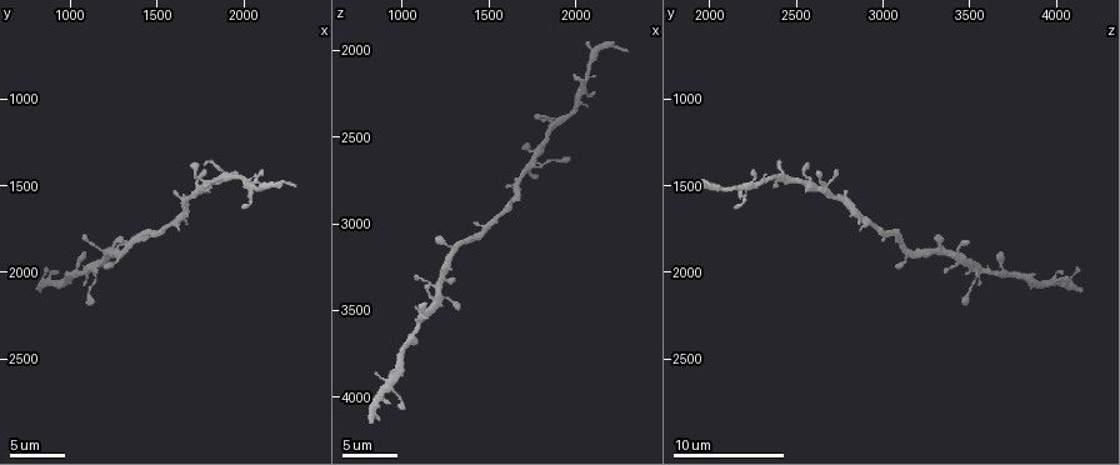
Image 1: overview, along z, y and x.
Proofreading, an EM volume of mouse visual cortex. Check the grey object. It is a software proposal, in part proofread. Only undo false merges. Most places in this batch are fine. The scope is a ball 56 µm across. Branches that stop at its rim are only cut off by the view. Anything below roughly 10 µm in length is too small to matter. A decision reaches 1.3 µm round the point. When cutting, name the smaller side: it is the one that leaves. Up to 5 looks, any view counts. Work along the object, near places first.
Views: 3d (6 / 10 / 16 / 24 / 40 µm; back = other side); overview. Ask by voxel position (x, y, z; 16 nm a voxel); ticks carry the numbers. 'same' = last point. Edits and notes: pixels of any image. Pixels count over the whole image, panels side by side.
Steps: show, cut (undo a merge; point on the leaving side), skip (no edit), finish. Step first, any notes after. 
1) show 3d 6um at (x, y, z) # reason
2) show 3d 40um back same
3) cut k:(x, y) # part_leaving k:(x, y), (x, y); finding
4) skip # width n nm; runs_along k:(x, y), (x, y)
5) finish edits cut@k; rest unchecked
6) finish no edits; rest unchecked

show 3d 16um at (1980, 1460, 2380) # narrows sharply

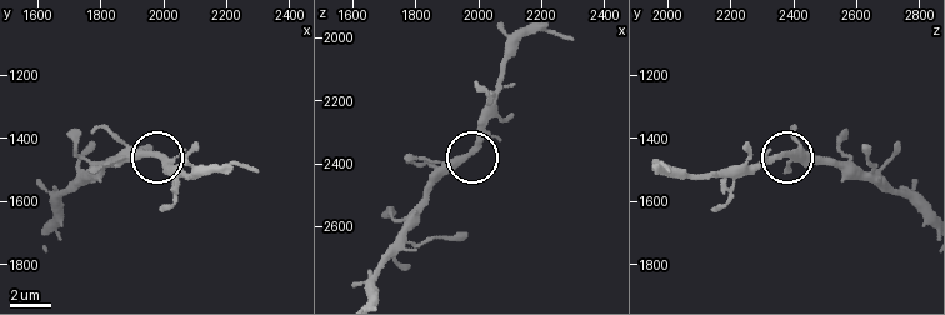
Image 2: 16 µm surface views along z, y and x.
skip # width 310 nm; one neuron here

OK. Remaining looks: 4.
show 3d 16um at (1520, 1780, 2980)

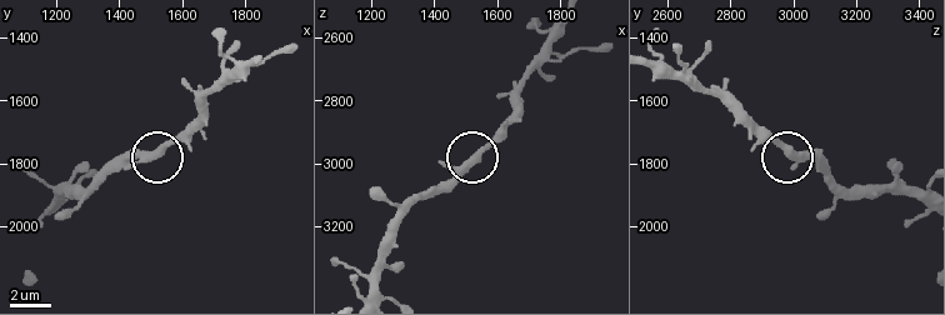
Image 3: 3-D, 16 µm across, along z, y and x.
show 3d 16um back at (1510, 1760, 2990)

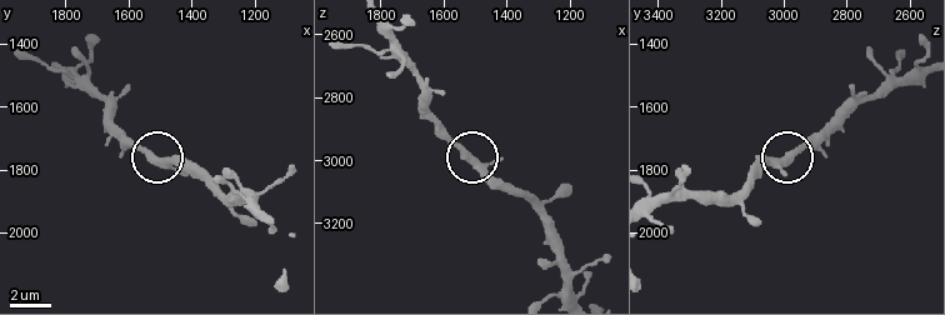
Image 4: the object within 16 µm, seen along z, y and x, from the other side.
skip # continuous, no second neuron

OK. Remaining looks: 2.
show 3d 10um at (1680, 1580, 2720) # thin neck

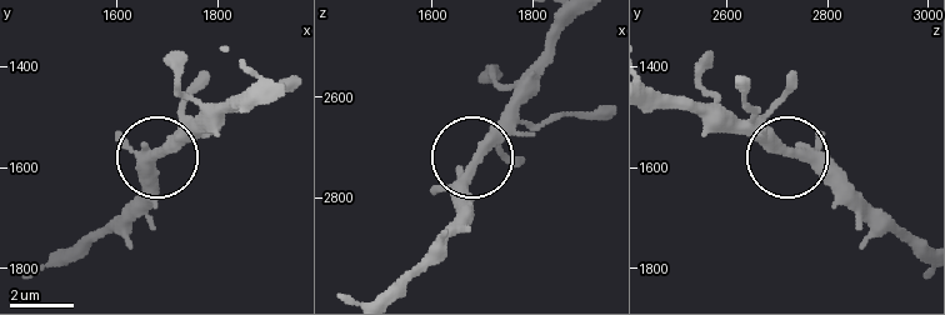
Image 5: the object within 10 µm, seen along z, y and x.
skip # runs_along 5:(920, 255), (859, 199), (761, 141), (733, 113); one neuron here

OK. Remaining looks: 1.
finish no edits; rest unchecked

